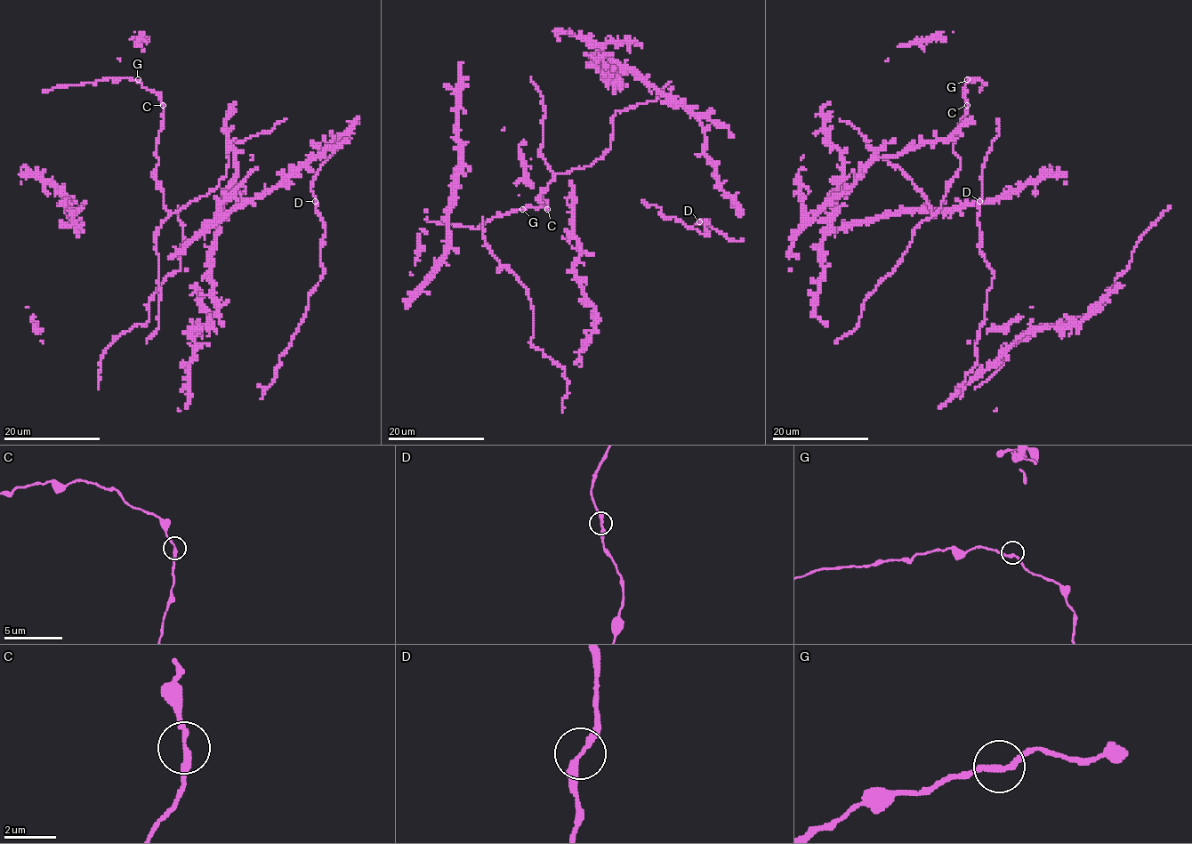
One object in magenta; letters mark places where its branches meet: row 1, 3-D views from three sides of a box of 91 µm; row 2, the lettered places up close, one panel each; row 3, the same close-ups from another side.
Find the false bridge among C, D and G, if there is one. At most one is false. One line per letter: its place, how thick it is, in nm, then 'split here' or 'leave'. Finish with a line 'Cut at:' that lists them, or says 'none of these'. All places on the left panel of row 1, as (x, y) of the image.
C: at (163, 105); 240 nm thick; leave
D: at (315, 201); 240 nm thick; leave
G: at (138, 79); 220 nm thick; leave
Cut at: none of these

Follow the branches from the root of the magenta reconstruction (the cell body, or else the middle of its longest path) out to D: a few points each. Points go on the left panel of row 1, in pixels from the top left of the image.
D: (329, 156), (318, 170), (311, 187), (315, 201)

